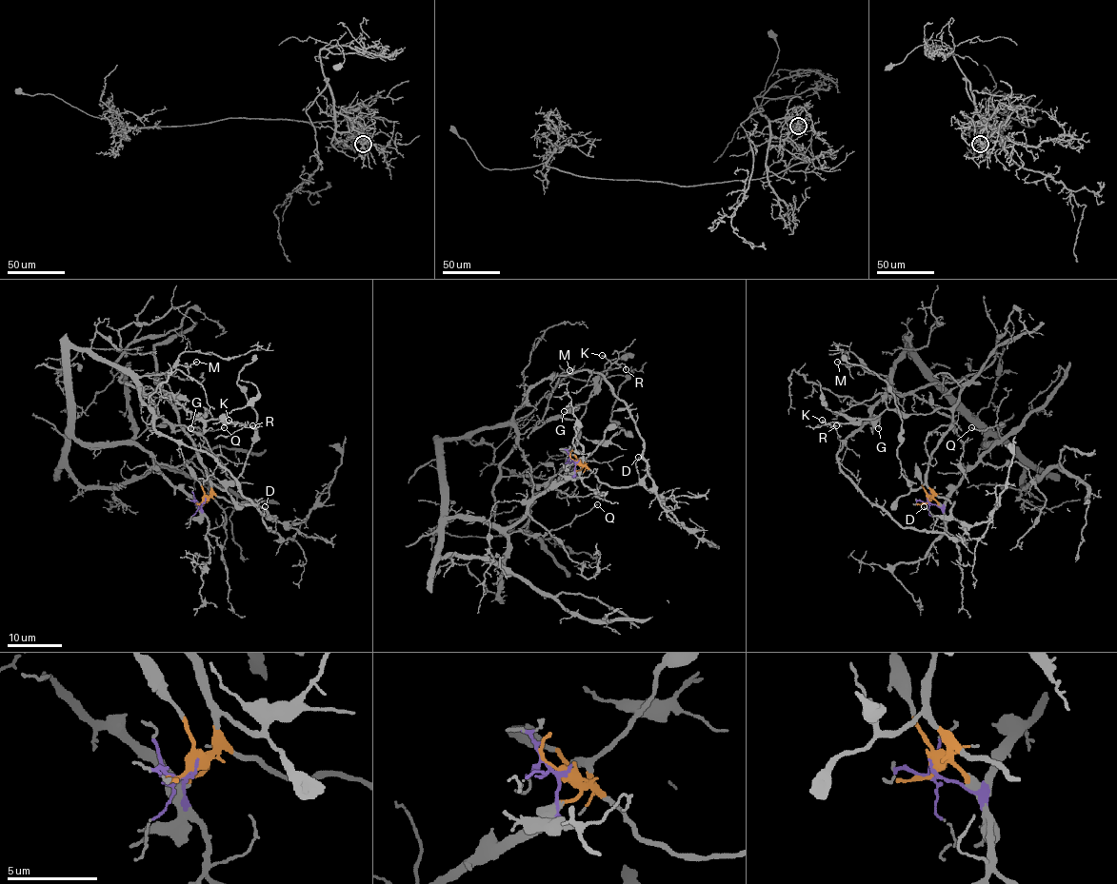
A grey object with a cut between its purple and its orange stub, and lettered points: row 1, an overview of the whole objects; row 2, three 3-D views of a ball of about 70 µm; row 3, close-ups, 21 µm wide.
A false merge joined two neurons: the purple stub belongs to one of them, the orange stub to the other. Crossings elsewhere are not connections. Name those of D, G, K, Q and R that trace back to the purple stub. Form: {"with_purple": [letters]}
{"with_purple": ["Q"]}

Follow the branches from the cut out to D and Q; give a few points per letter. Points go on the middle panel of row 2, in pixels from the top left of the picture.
D: (575, 461), (582, 461), (606, 483), (628, 488), (640, 482), (635, 464), (638, 457)
Q: (575, 461), (573, 474), (542, 492), (507, 532), (548, 535), (568, 525), (597, 504)

